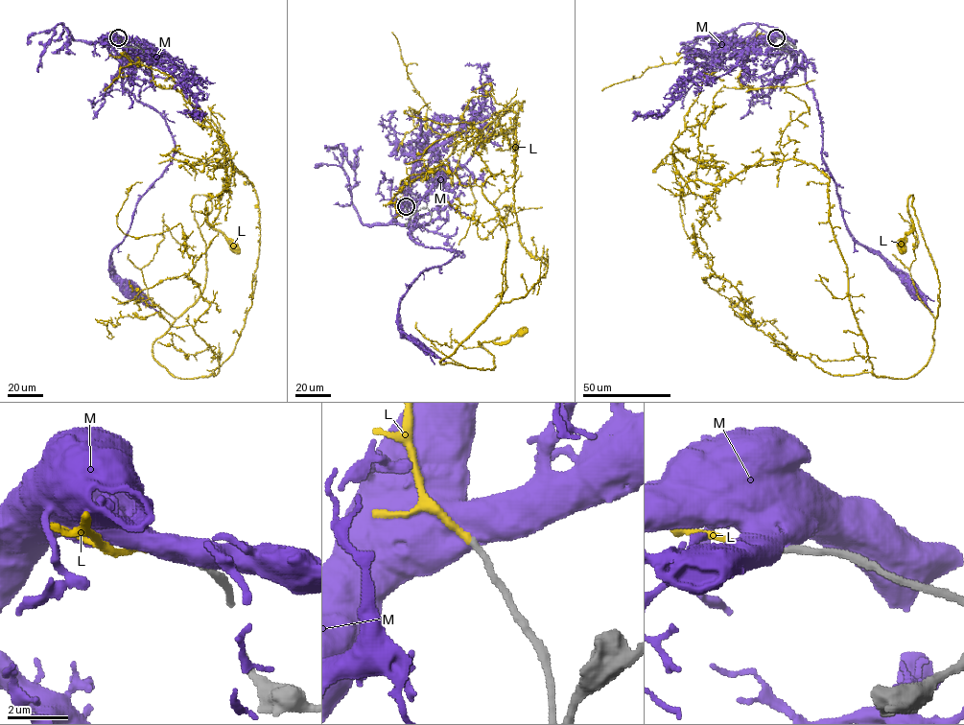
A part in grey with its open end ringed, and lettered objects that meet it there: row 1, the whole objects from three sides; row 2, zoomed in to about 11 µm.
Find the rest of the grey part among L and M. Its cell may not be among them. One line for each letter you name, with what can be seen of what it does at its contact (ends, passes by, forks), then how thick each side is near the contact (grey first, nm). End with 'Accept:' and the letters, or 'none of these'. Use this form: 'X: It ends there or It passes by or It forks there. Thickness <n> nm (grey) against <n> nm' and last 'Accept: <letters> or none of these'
L: It ends there. Thickness 240 nm (grey) against 190 nm
Accept: L

